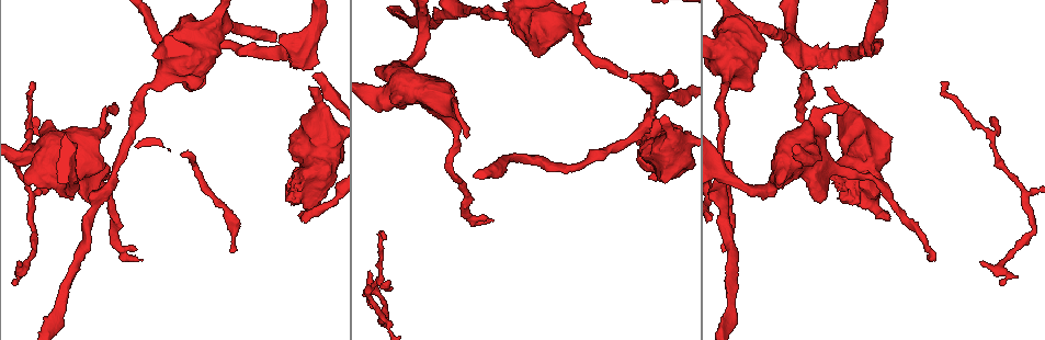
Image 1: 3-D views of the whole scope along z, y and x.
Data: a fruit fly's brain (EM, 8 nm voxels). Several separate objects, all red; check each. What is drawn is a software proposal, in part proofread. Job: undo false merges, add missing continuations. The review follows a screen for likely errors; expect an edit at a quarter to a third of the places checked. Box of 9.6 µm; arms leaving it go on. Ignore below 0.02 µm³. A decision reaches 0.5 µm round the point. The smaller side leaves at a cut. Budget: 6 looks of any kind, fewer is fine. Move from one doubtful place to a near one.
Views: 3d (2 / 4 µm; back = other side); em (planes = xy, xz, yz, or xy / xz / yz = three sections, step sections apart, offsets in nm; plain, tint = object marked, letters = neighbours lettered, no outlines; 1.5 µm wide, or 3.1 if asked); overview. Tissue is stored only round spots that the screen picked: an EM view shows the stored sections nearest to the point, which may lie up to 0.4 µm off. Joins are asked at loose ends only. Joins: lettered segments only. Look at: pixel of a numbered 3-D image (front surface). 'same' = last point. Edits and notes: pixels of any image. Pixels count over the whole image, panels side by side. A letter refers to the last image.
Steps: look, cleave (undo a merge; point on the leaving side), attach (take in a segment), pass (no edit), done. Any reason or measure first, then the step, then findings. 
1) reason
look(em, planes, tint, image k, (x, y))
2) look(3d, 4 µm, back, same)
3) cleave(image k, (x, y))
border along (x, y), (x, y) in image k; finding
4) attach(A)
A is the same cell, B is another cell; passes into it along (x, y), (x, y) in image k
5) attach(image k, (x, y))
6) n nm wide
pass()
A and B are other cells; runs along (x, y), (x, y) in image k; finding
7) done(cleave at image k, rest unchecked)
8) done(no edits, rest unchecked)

look(3d, 4 µm, image 1, (493, 219))

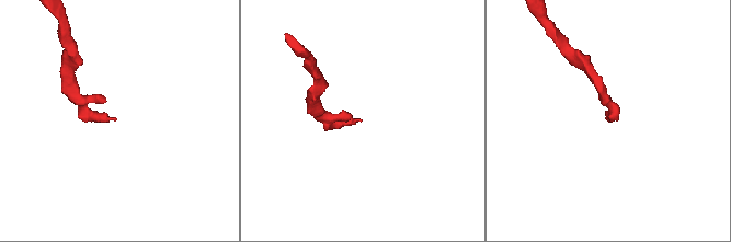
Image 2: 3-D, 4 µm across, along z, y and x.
look(em, xz, step 4, letters, image 2, (606, 118))

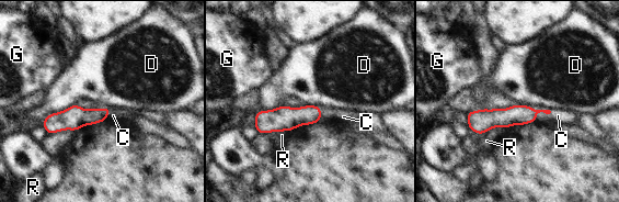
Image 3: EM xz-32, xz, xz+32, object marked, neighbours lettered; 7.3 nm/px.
look(em, planes, letters, same)

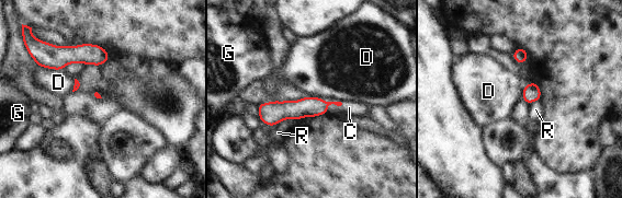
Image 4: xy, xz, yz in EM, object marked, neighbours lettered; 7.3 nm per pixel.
attach(C)
C is the same cell, D, G and R are other cells; passes into it along (308, 106), (332, 102), (349, 107) in image 4; the cell continues

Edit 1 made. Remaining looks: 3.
look(overview)

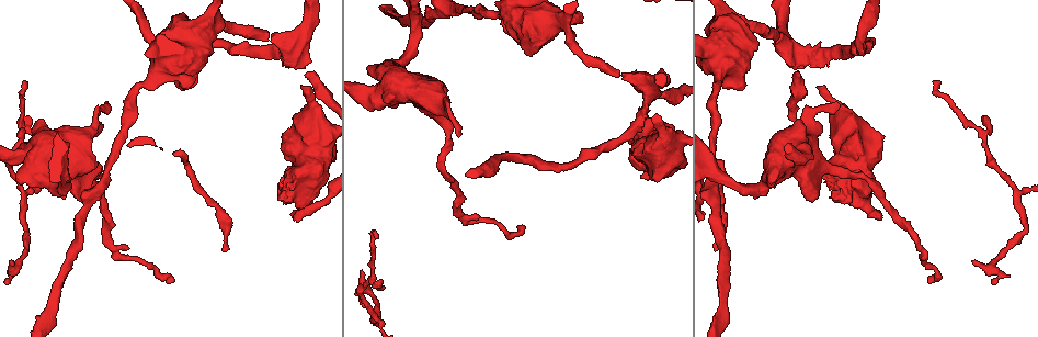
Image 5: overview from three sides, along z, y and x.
free end
look(em, yz, step 8, letters, image 5, (812, 202))

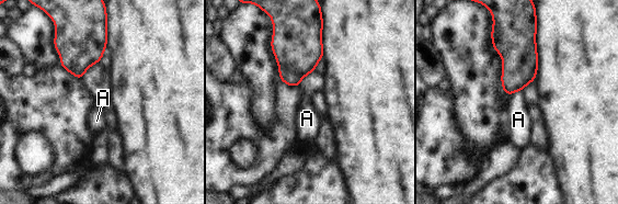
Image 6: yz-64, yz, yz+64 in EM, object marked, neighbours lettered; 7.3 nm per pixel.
cut it another way
look(em, planes, letters, same)

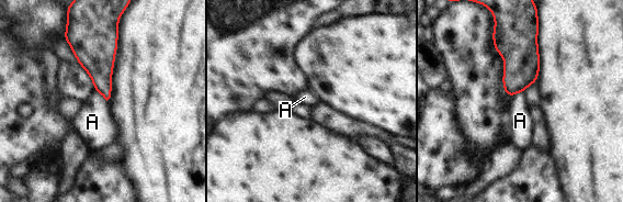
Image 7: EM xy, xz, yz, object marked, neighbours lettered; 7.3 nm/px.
A touches over 120 nm
pass()
A is another cell; border along (523, 91), (519, 91), (510, 98) in image 7; none of them fits

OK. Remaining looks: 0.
done(attach at image 4, rest unchecked)

